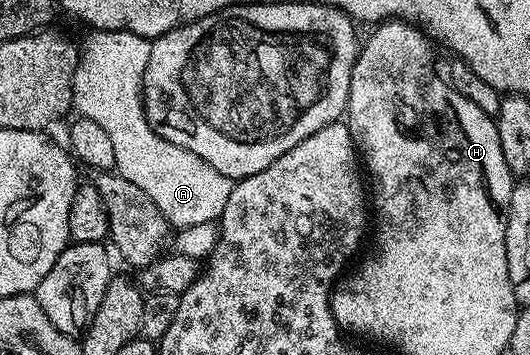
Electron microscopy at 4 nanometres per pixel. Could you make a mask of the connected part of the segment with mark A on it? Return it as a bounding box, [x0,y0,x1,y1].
[72,29,235,227]

